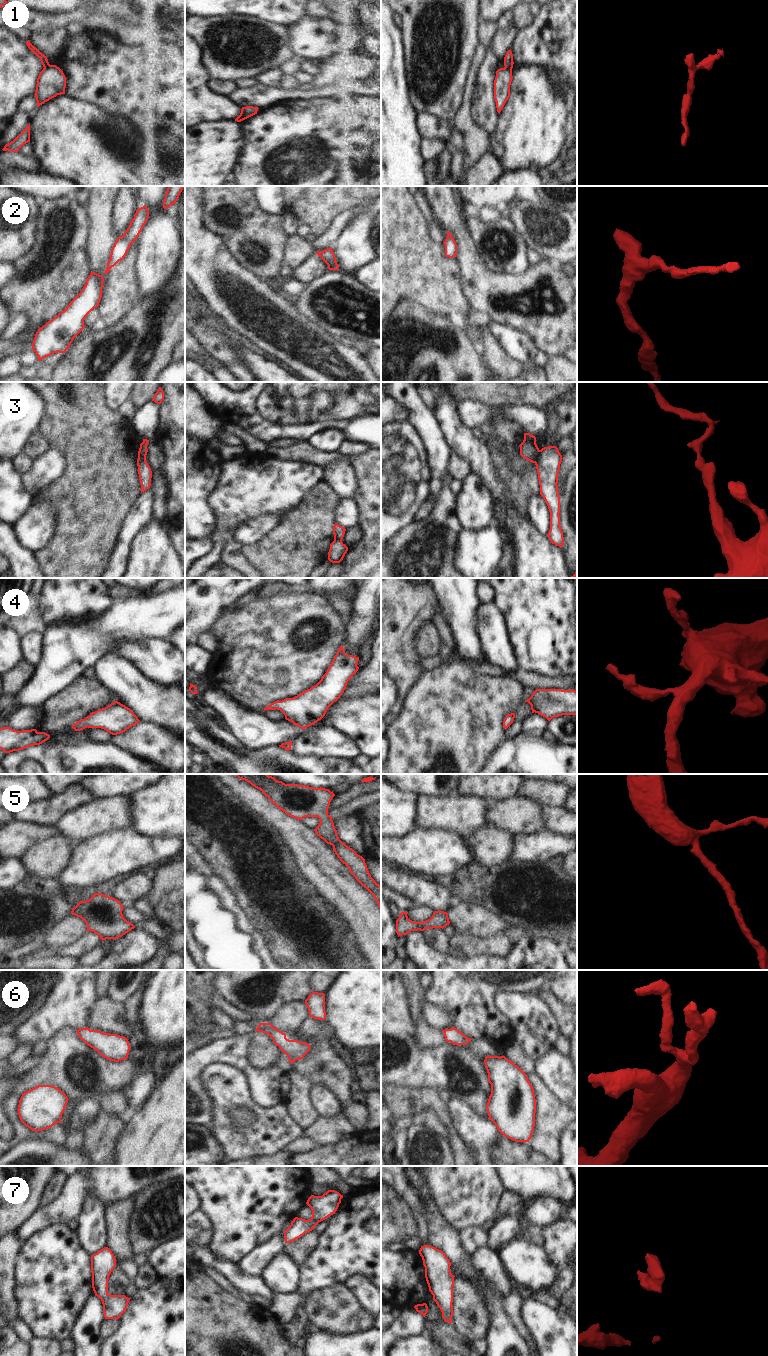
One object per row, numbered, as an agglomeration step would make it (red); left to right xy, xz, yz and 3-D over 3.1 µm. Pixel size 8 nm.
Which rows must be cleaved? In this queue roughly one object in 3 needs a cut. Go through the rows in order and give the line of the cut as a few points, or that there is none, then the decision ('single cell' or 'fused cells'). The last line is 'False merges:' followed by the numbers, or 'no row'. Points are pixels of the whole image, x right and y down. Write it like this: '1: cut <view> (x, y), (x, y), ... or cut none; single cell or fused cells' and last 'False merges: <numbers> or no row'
1: cut yz (505, 66), (511, 69); fused cells
2: cut none; single cell
3: cut yz (540, 450), (535, 463); fused cells
4: cut none; single cell
5: cut none; single cell
6: cut none; single cell
7: cut none; single cell
False merges: 1, 3

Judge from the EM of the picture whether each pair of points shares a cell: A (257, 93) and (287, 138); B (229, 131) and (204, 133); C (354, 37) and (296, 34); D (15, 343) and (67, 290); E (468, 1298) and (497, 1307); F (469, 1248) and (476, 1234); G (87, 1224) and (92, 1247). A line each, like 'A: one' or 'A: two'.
A: two
B: one
C: one
D: two
E: two
F: one
G: one

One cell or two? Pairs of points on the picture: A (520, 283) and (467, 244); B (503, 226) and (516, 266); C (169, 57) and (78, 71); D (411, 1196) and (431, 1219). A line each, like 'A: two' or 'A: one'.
A: one
B: one
C: one
D: two

